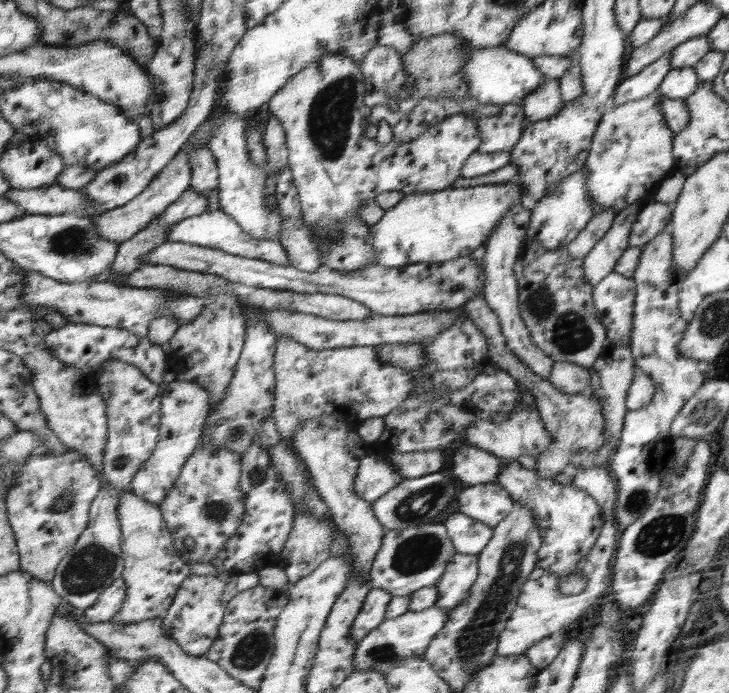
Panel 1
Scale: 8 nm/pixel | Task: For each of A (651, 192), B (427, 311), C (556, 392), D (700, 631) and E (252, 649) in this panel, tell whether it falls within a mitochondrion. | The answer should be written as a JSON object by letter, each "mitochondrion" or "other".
{"A":"other","B":"other","C":"other","D":"other","E":"mitochondrion"}

